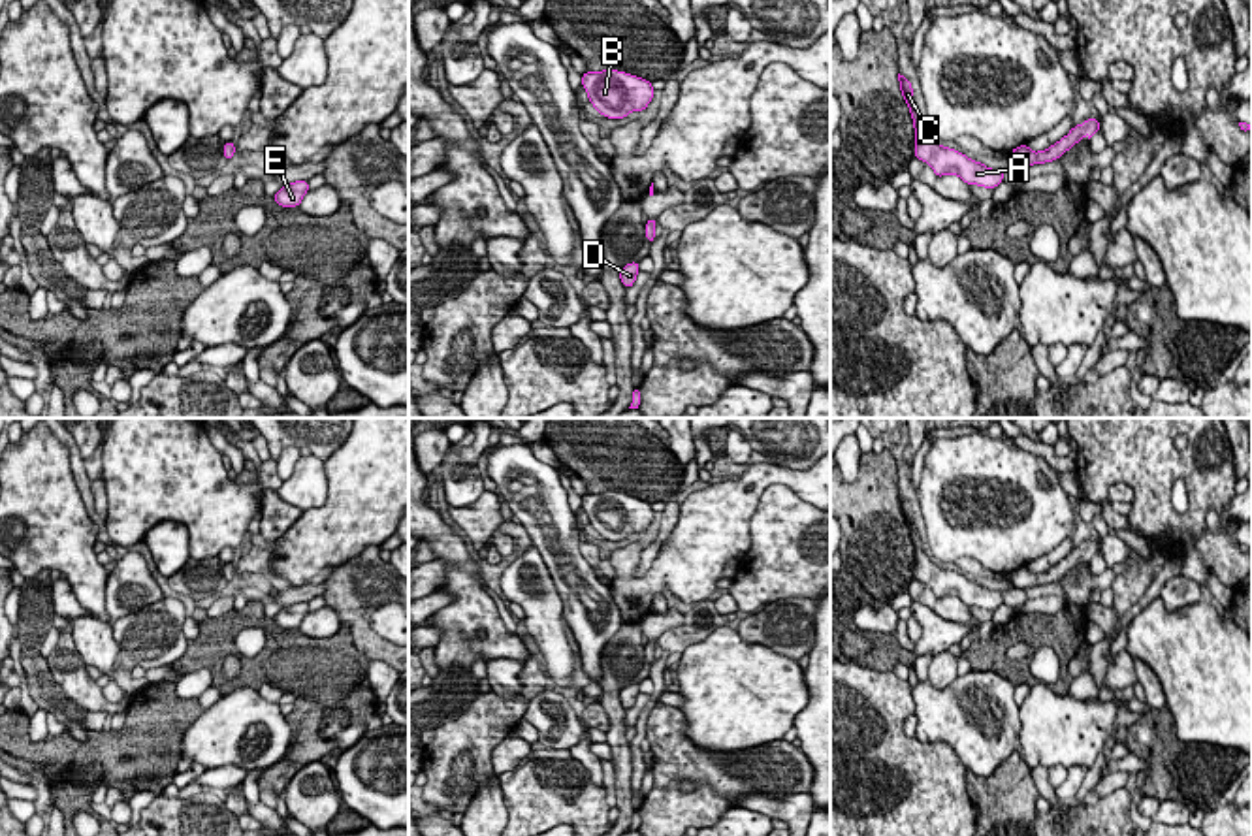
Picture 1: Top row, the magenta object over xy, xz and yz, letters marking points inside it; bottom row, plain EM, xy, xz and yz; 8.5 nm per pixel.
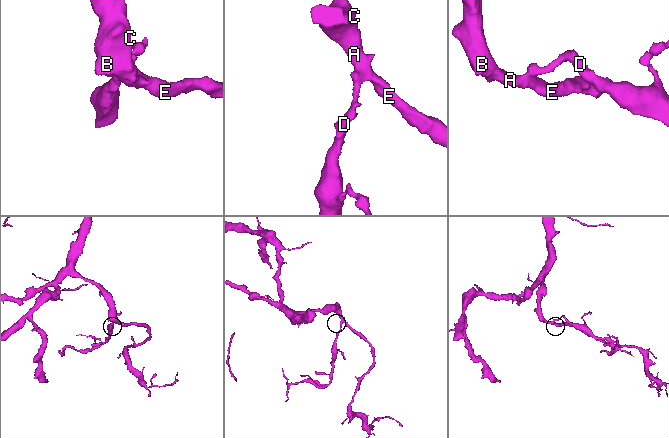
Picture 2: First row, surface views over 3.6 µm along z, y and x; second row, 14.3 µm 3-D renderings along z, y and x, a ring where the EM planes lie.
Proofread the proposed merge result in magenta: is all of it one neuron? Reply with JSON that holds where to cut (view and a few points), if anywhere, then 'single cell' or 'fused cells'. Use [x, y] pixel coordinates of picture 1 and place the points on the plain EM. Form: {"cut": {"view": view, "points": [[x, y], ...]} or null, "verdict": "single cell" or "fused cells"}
{"cut": null, "verdict": "single cell"}

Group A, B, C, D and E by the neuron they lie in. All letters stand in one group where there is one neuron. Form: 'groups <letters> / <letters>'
groups A B C D E

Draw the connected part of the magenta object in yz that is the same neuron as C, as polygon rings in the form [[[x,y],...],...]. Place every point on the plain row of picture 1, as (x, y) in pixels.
[[[898,495],[898,503],[900,503],[902,520],[906,522],[913,540],[913,550],[915,550],[913,576],[919,582],[926,584],[934,591],[936,599],[958,597],[970,608],[977,606],[992,612],[1000,604],[1003,604],[1005,591],[987,589],[985,586],[968,580],[964,574],[958,574],[956,571],[938,567],[923,550],[923,540],[913,523],[913,510],[909,501]]]

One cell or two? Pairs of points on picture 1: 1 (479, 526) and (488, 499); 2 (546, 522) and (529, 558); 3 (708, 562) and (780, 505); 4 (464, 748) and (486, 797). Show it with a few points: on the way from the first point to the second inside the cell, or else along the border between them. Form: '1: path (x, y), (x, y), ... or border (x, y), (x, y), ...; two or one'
1: path (481, 520), (488, 505); one
2: border (533, 543), (556, 586); two
3: border (769, 486), (752, 516), (752, 546), (742, 556); two
4: border (496, 776), (479, 787), (464, 814); two

